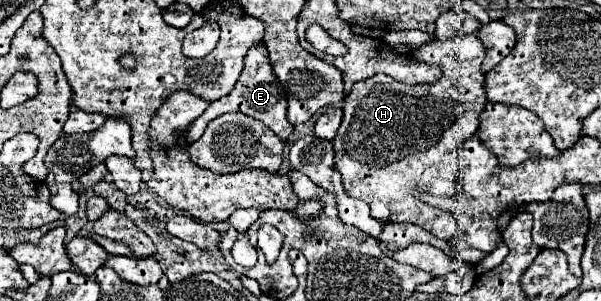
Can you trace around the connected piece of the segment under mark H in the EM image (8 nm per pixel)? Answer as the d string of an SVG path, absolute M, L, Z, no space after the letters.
M459 35L445 41L431 39L413 51L413 59L421 63L437 65L441 69L439 81L427 85L405 85L389 75L377 73L373 77L357 81L351 93L345 97L343 123L339 127L337 137L333 139L335 169L343 177L345 193L349 197L357 197L365 201L371 207L371 213L373 217L377 217L377 221L415 223L443 241L453 241L455 237L461 235L455 217L421 203L411 193L415 187L421 187L437 197L453 197L459 193L459 185L457 185L459 143L477 131L479 115L487 105L485 75L481 71L483 57L485 57L485 47L475 35Z

